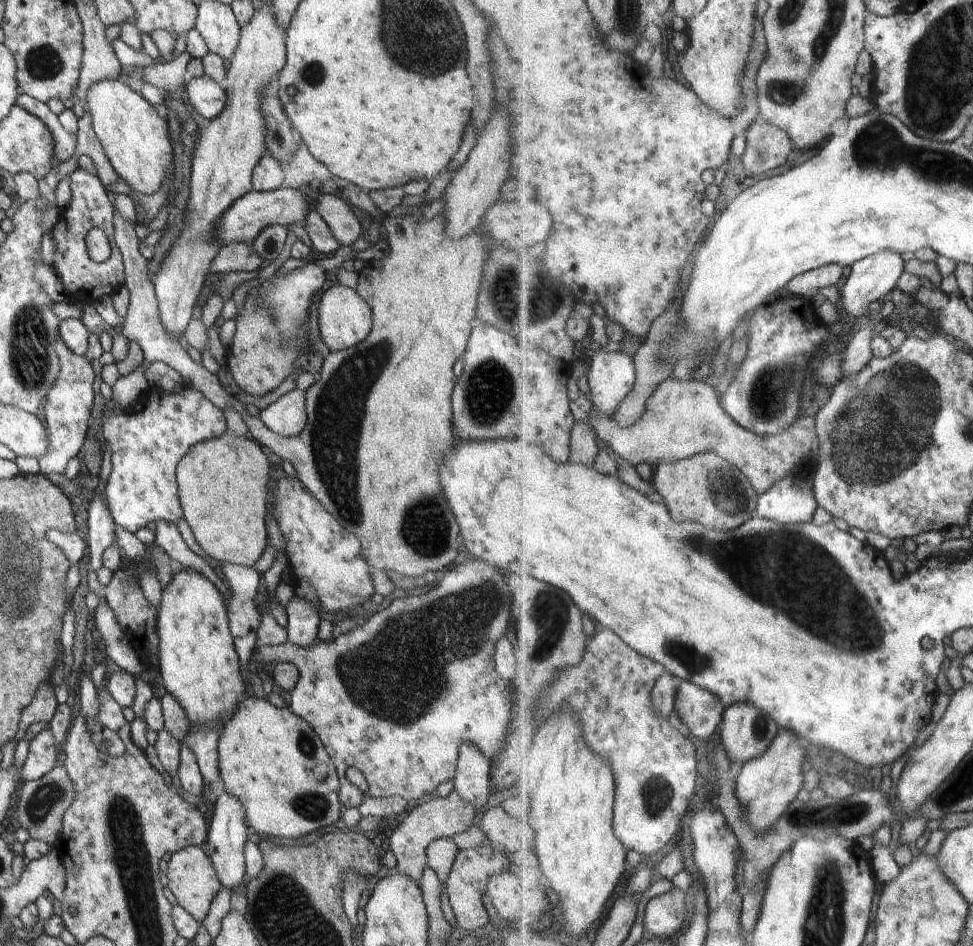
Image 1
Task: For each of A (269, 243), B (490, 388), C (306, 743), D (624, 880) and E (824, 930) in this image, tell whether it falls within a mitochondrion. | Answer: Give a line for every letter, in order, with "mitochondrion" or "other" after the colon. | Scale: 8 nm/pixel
A: mitochondrion
B: mitochondrion
C: mitochondrion
D: other
E: mitochondrion

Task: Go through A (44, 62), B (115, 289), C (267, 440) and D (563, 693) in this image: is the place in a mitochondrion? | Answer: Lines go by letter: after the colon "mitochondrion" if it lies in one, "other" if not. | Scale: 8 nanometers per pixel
A: mitochondrion
B: other
C: other
D: other

